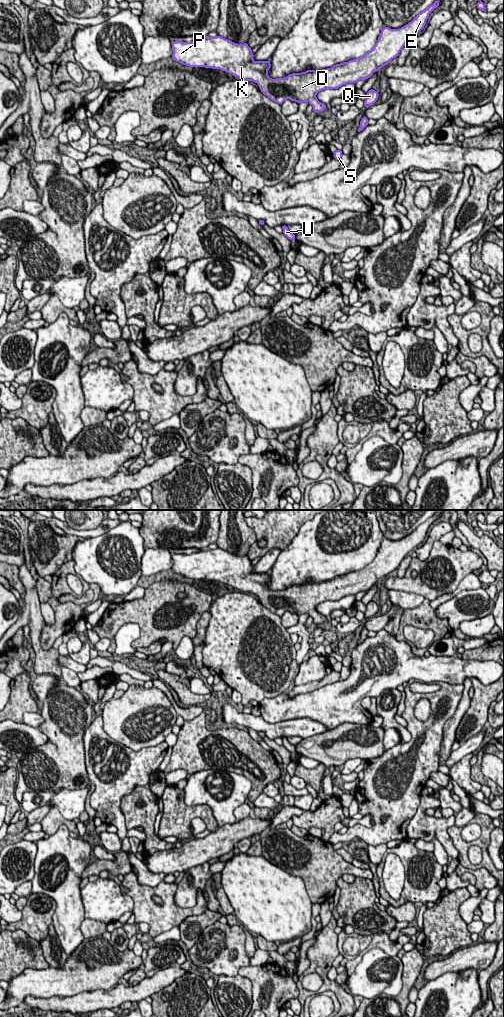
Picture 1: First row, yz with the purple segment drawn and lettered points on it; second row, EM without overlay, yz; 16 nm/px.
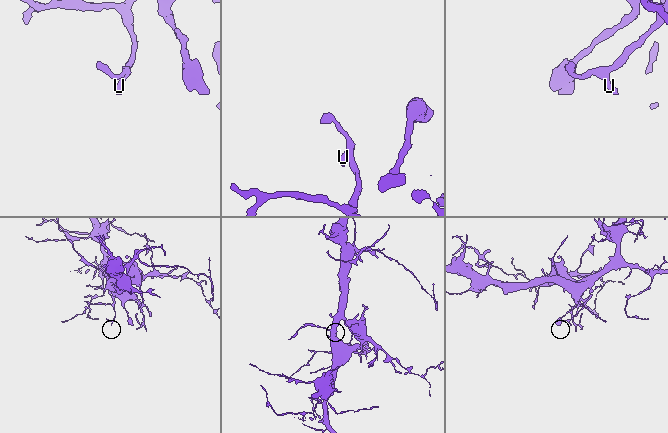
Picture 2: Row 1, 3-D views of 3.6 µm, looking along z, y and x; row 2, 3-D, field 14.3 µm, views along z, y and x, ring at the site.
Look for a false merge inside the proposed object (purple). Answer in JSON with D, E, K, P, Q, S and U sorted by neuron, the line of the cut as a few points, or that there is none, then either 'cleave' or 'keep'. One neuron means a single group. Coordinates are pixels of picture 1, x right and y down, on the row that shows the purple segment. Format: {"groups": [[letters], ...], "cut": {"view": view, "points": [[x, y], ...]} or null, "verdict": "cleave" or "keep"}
{"groups": [["D", "E", "K", "P", "Q", "S", "U"]], "cut": null, "verdict": "keep"}

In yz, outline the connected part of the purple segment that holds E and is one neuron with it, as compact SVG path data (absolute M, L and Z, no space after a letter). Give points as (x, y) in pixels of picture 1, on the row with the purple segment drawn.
M436 0L399 29L383 27L373 49L360 58L319 71L292 73L284 78L270 78L267 73L271 68L270 61L254 61L248 42L237 44L221 36L204 37L192 42L172 42L171 58L189 67L220 69L240 80L253 81L264 95L280 105L286 99L298 104L308 101L313 106L313 112L318 114L326 109L326 104L316 98L318 92L370 78L396 58L406 43L417 36L429 14L439 5L440 2Z

